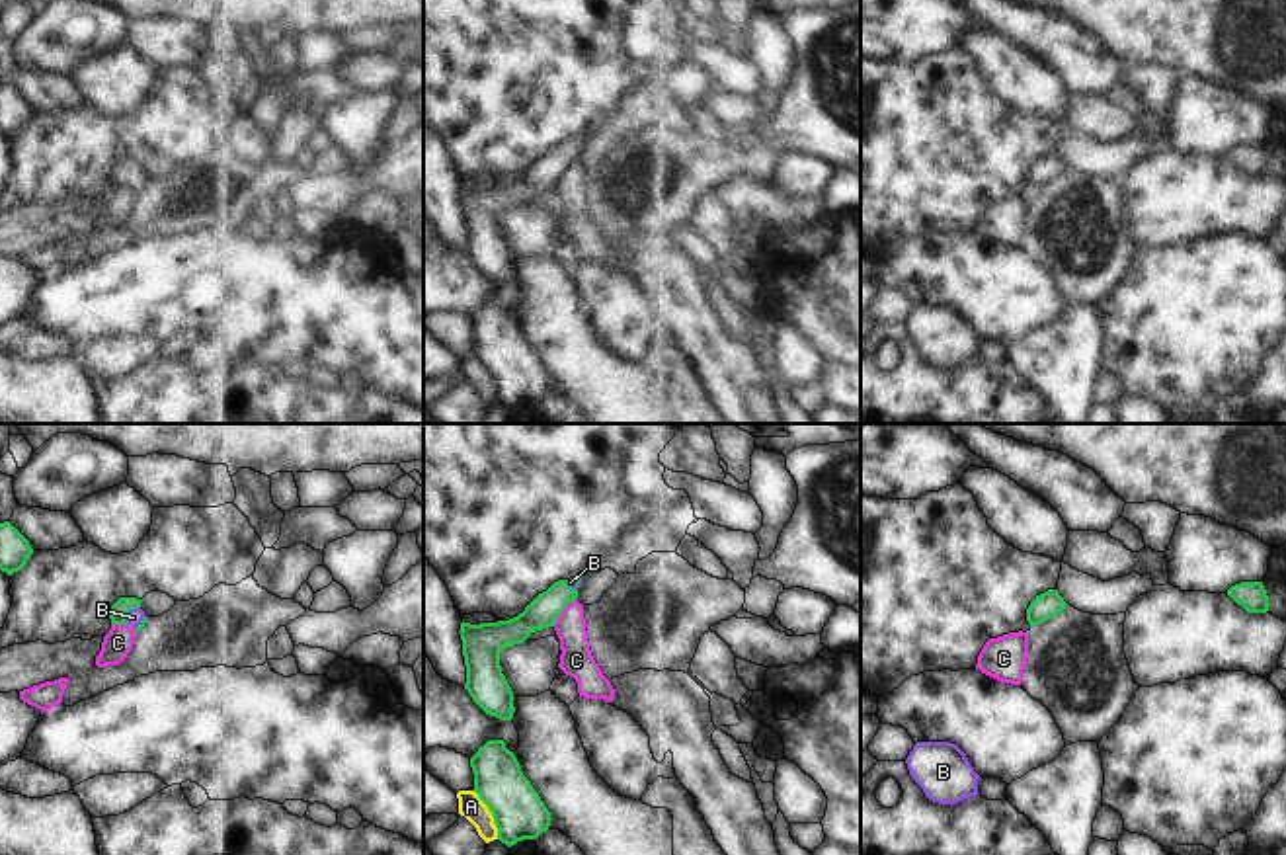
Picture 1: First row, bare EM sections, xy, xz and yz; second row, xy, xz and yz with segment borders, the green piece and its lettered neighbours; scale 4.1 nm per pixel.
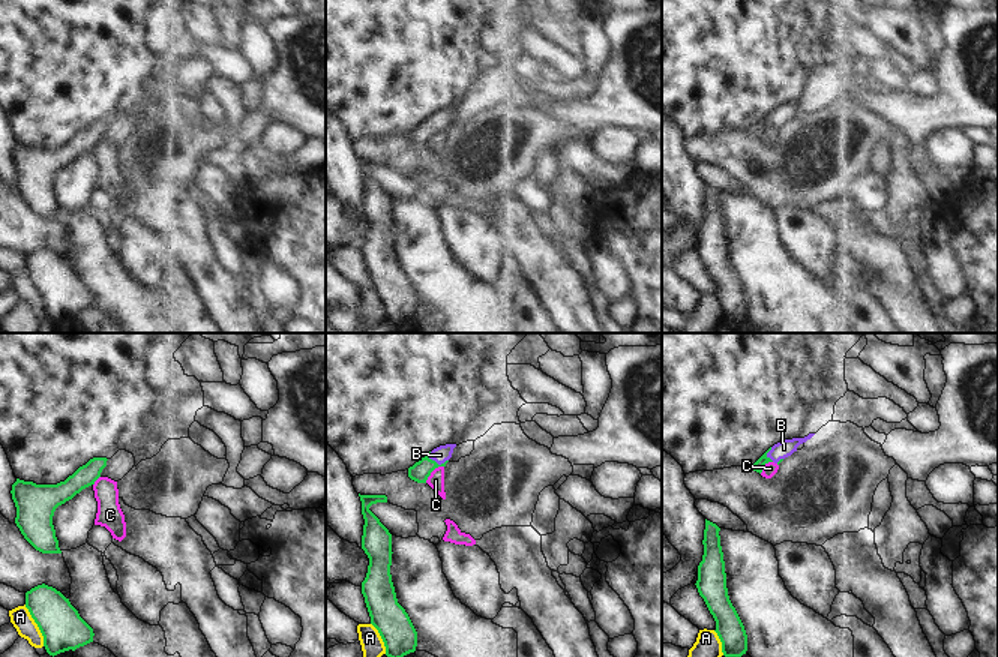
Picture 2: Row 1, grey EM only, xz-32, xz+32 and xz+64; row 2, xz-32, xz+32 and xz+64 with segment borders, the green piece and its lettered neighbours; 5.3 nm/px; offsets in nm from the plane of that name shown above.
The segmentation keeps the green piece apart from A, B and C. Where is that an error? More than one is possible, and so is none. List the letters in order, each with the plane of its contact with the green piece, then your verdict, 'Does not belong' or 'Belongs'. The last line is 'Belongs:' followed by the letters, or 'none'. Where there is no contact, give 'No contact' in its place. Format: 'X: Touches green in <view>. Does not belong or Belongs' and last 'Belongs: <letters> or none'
A: Touches green in xz. Does not belong
B: Touches green in xy. Belongs
C: Touches green in xz. Does not belong
Belongs: B.

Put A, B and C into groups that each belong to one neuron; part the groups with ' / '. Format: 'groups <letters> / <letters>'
groups A / B / C

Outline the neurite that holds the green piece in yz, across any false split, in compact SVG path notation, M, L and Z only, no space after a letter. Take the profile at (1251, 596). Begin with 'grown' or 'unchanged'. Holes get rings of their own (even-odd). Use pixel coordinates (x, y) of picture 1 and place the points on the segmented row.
unchanged | M1241 582L1227 590L1227 595L1247 613L1266 613L1268 595L1263 582Z

